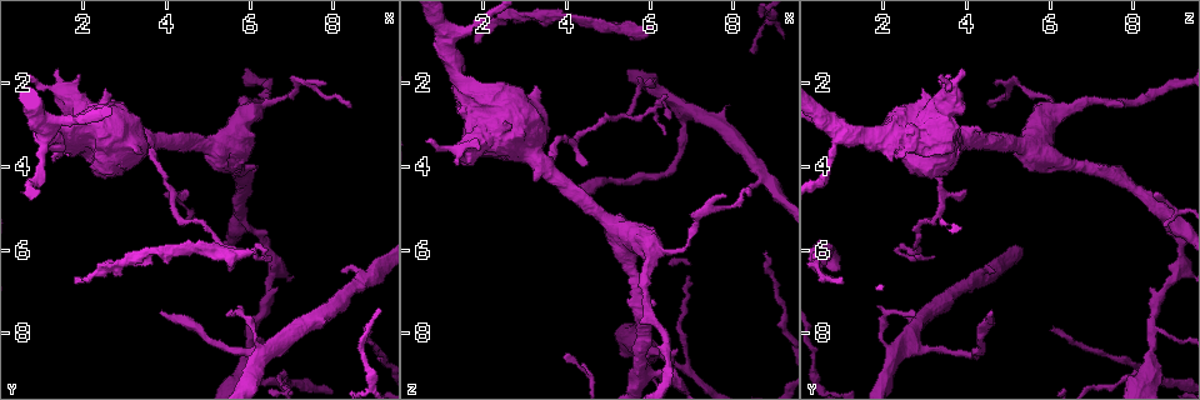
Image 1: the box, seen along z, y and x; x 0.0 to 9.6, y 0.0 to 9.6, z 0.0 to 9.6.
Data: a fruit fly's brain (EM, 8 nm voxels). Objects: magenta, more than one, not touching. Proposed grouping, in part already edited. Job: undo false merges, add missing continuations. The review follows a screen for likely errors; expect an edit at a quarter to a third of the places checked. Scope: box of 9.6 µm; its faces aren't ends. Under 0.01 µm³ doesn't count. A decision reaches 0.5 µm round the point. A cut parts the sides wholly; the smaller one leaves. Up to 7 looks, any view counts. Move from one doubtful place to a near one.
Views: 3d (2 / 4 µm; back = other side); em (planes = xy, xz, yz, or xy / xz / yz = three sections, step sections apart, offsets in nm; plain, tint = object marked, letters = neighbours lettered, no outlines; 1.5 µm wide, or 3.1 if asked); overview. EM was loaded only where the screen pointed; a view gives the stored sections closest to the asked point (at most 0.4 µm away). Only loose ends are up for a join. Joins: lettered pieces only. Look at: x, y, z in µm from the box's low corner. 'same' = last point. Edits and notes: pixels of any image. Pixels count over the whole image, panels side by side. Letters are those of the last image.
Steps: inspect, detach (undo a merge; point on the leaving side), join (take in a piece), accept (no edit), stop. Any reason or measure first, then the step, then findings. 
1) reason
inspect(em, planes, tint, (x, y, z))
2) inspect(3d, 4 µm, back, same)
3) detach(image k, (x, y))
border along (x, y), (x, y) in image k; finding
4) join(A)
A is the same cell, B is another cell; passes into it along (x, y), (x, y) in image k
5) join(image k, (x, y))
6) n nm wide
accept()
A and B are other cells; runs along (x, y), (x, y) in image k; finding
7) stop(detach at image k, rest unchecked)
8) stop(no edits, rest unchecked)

an open end
inspect(em, planes, letters, (1.80, 6.85, 1.10))

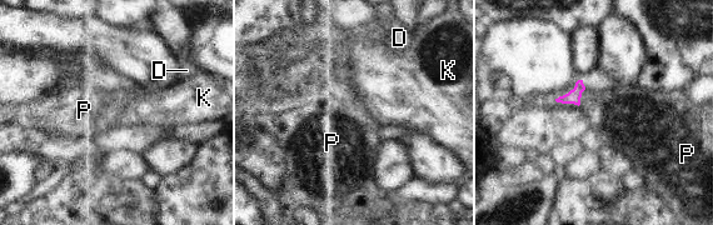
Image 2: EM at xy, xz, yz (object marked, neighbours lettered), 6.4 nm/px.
join(image 2, (616, 113))
P is the same cell, D and K are other cells; passes into it along (573, 96), (581, 96), (616, 113) in image 2; it goes on there

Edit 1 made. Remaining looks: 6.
arms part here
inspect(3d, 4 µm, (6.05, 7.90, 8.40))

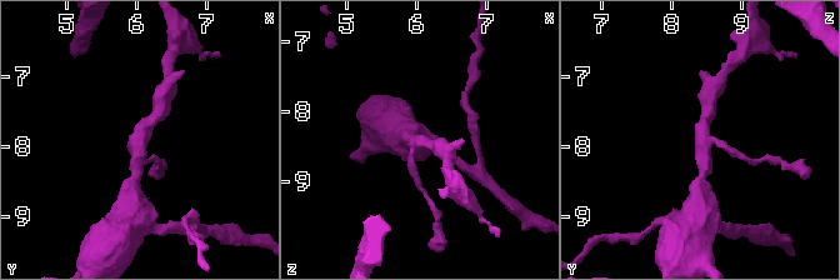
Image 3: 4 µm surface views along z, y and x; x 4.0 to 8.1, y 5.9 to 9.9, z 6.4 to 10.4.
3 arms
inspect(em, yz, step 8, tint, (6.00, 7.90, 8.40))

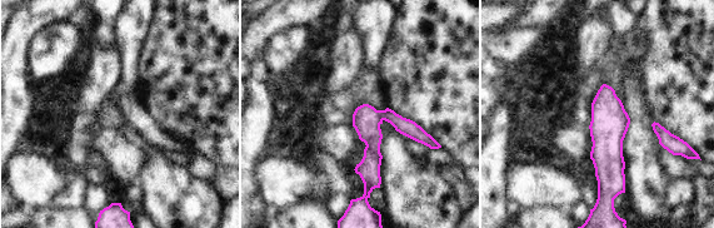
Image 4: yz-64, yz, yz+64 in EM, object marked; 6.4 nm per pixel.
inspect(em, planes, letters, same)

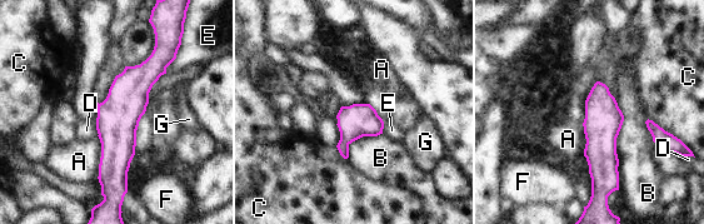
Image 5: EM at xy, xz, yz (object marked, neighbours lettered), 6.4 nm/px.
accept()
A, B, C, D, E, F and G are other cells; border along (98, 135), (100, 163), (96, 177) in image 5; one cell here

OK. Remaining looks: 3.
stop(join at image 2, rest unchecked)

